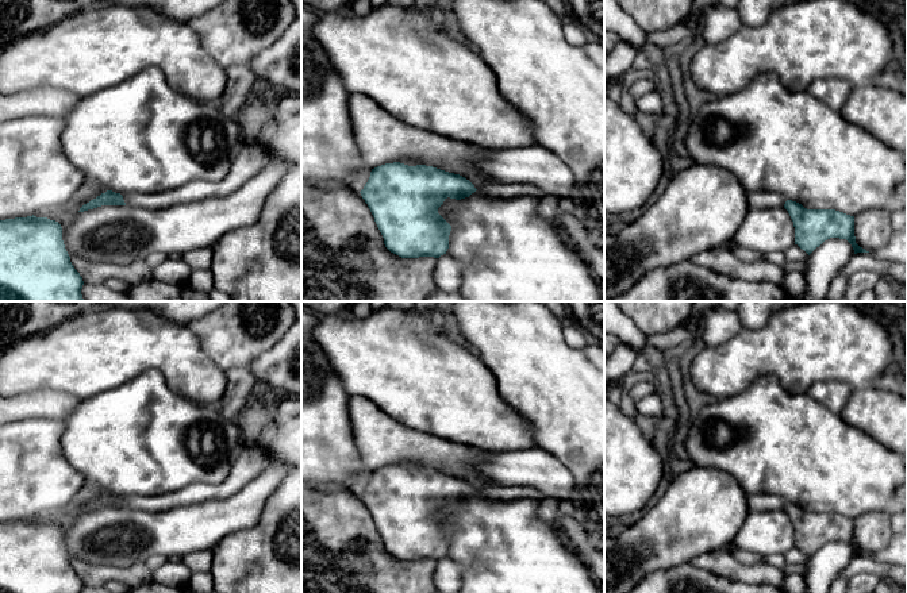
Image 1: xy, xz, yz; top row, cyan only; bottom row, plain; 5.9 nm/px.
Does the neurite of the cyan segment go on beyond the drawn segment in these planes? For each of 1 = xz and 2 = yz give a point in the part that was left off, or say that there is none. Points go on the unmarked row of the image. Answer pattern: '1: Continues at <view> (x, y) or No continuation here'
1: No continuation here
2: No continuation here

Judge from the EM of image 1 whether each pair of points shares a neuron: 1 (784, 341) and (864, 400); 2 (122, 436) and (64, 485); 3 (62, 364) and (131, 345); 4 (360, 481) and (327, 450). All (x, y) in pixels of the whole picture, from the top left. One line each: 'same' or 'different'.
1: different
2: different
3: same
4: different

